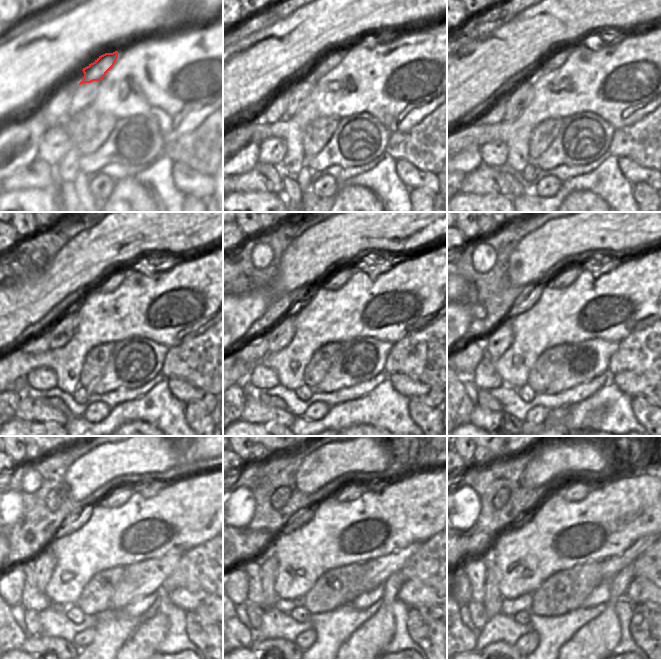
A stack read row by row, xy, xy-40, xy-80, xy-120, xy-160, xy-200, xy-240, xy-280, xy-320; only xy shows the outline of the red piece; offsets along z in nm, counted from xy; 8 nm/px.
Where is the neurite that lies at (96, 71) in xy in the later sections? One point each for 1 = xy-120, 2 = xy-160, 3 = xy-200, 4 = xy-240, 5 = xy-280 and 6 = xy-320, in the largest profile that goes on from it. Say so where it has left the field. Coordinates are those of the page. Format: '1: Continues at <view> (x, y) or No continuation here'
1: Continues at xy-120 (110, 283)
2: Continues at xy-160 (338, 284)
3: Continues at xy-200 (572, 272)
4: Continues at xy-240 (119, 496)
5: Continues at xy-280 (348, 492)
6: Continues at xy-320 (576, 490)

